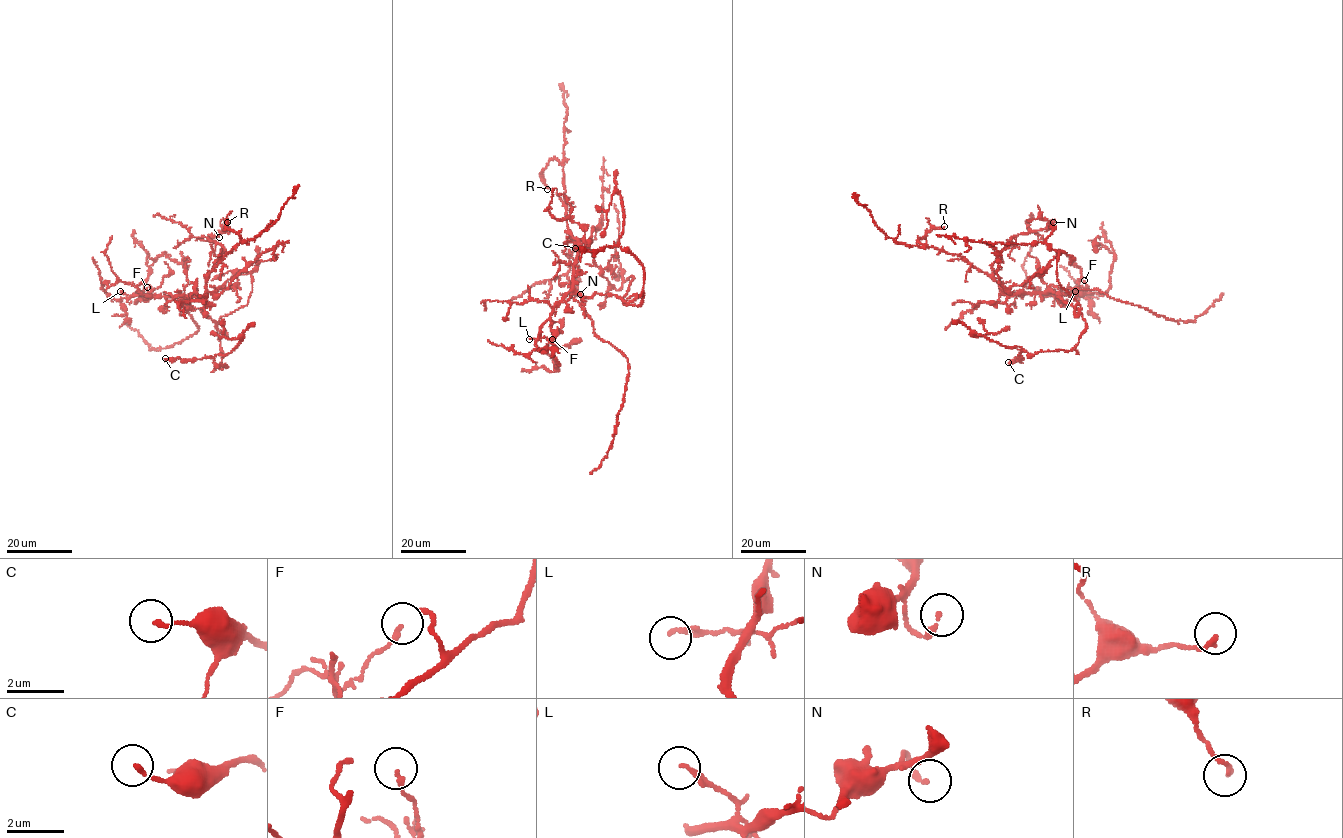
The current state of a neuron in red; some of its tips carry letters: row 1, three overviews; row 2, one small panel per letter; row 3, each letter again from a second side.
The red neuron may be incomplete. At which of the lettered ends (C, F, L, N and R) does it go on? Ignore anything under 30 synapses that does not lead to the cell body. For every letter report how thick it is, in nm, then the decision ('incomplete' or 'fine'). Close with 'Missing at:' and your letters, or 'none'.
C: calibre 140 nm; fine
F: calibre 170 nm; fine
L: calibre 120 nm; fine
N: calibre 200 nm; fine
R: calibre 150 nm; fine
Missing at: none

